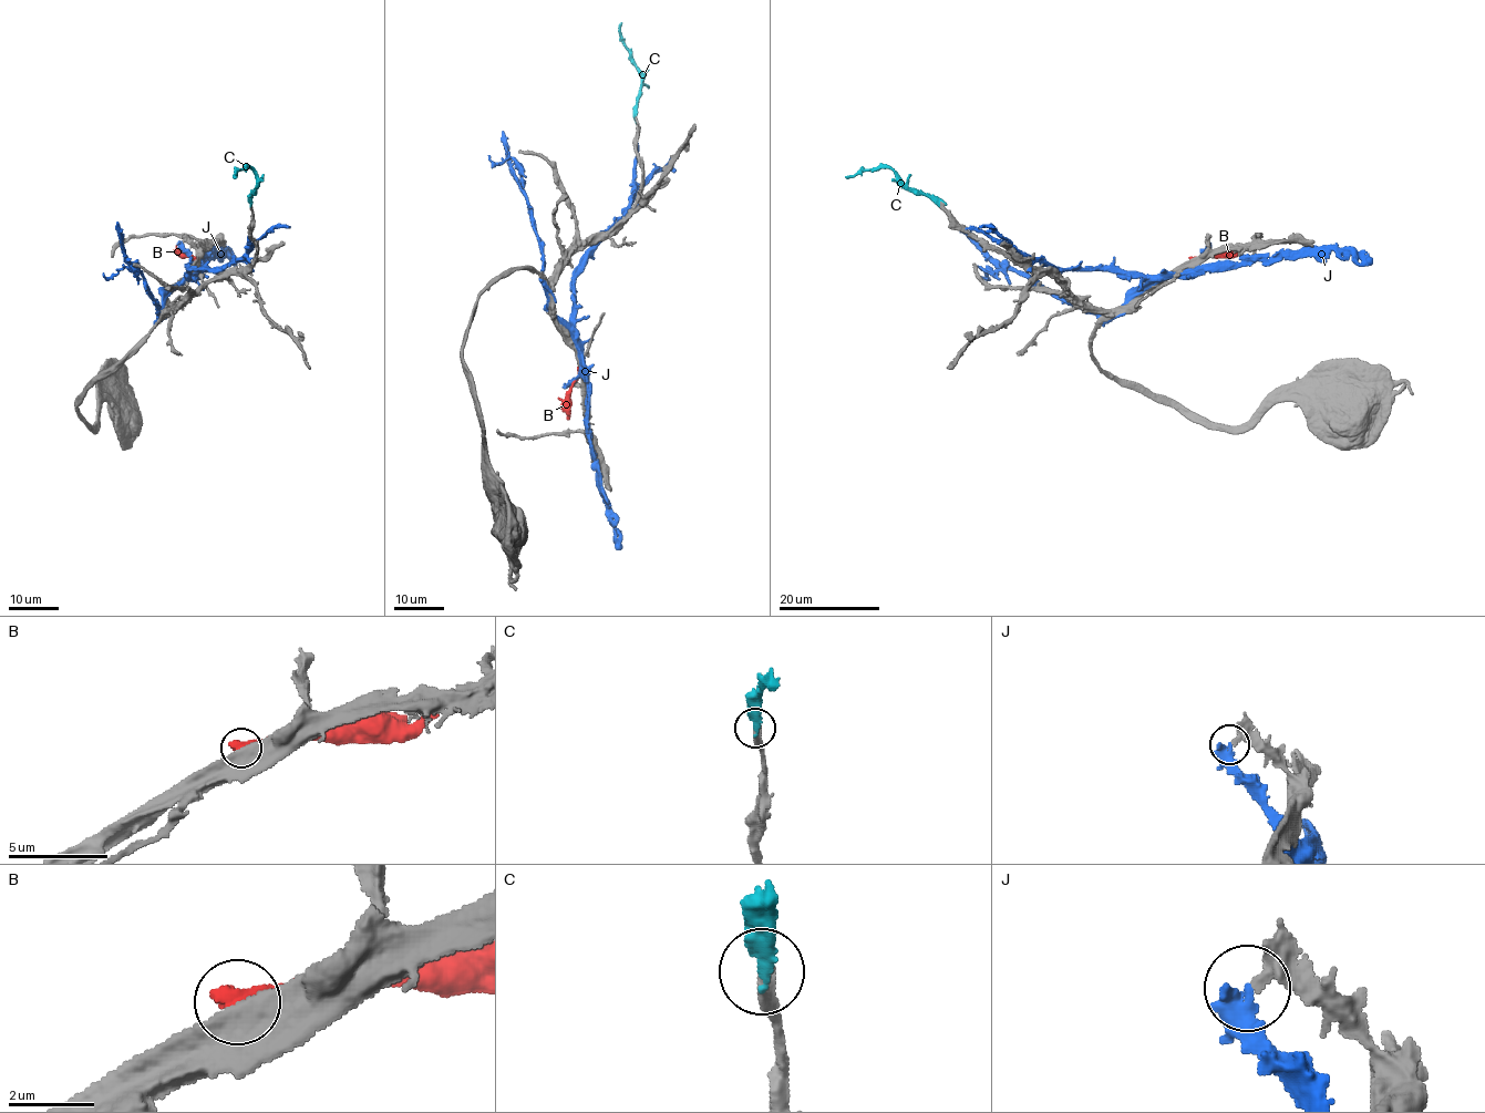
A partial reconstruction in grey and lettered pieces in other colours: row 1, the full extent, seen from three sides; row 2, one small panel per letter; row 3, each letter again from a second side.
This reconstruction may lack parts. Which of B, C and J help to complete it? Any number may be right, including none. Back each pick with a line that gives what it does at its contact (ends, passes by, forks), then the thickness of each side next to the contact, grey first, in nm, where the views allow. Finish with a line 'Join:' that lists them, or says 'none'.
C: it passes by | 320/340 nm
Join: C

